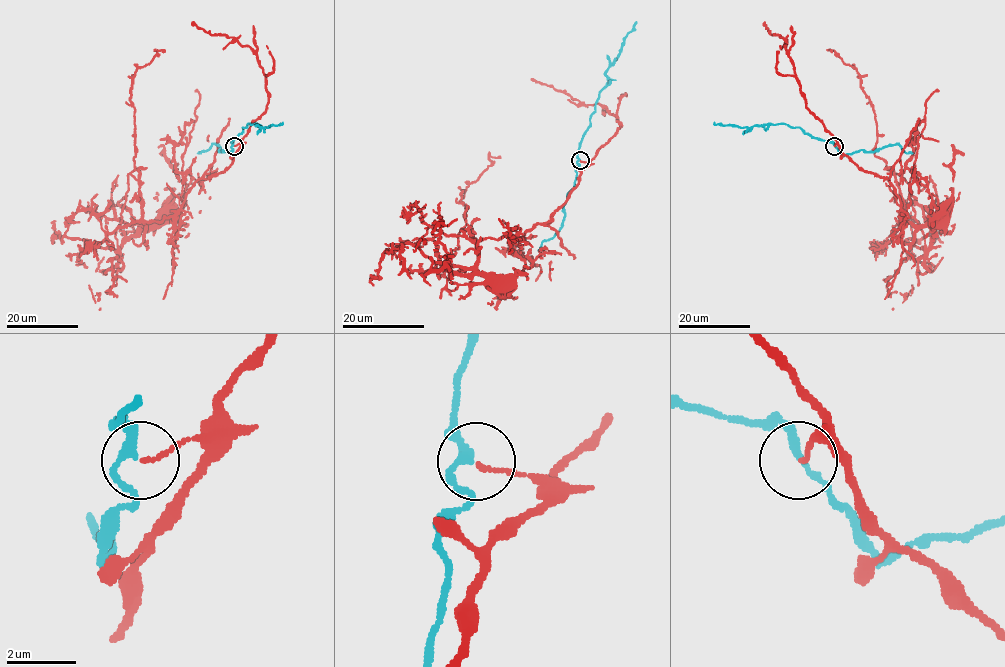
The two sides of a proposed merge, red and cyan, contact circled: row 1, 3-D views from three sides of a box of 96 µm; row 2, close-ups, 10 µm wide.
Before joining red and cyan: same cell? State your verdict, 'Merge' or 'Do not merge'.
Do not merge

